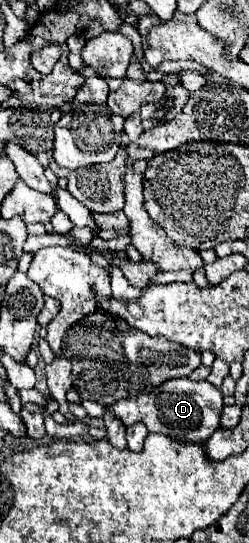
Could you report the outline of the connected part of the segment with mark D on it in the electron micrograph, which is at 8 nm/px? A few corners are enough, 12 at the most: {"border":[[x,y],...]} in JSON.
{"border":[[168,379],[108,407],[126,427],[206,441],[222,391]]}

